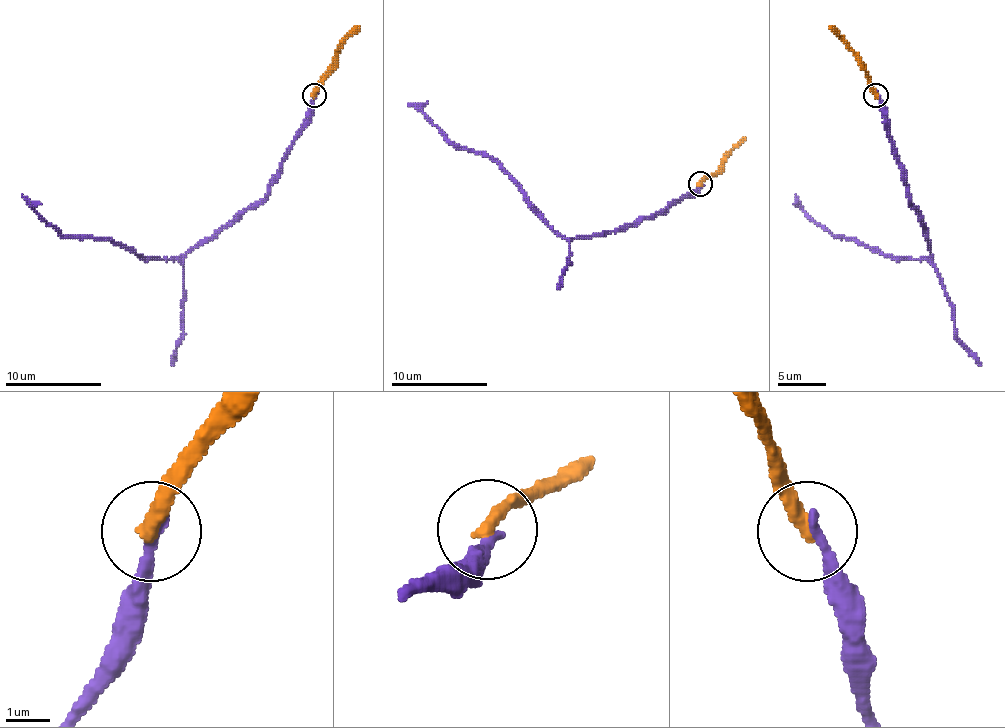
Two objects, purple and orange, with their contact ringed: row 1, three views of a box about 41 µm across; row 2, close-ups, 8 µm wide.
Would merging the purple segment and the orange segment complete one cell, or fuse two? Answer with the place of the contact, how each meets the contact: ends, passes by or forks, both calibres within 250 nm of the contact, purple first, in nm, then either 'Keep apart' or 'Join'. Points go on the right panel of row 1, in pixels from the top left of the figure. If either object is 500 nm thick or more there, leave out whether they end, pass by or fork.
Place: (875, 95). At the ring purple ends. At the ring orange ends. Thickness 300 nm (purple) against 360 nm. Join

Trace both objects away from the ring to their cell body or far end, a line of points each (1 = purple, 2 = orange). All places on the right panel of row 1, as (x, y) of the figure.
1: (877, 96), (930, 254), (894, 259), (853, 240), (834, 238), (795, 194)
2: (875, 96), (875, 88), (853, 50), (829, 26)

